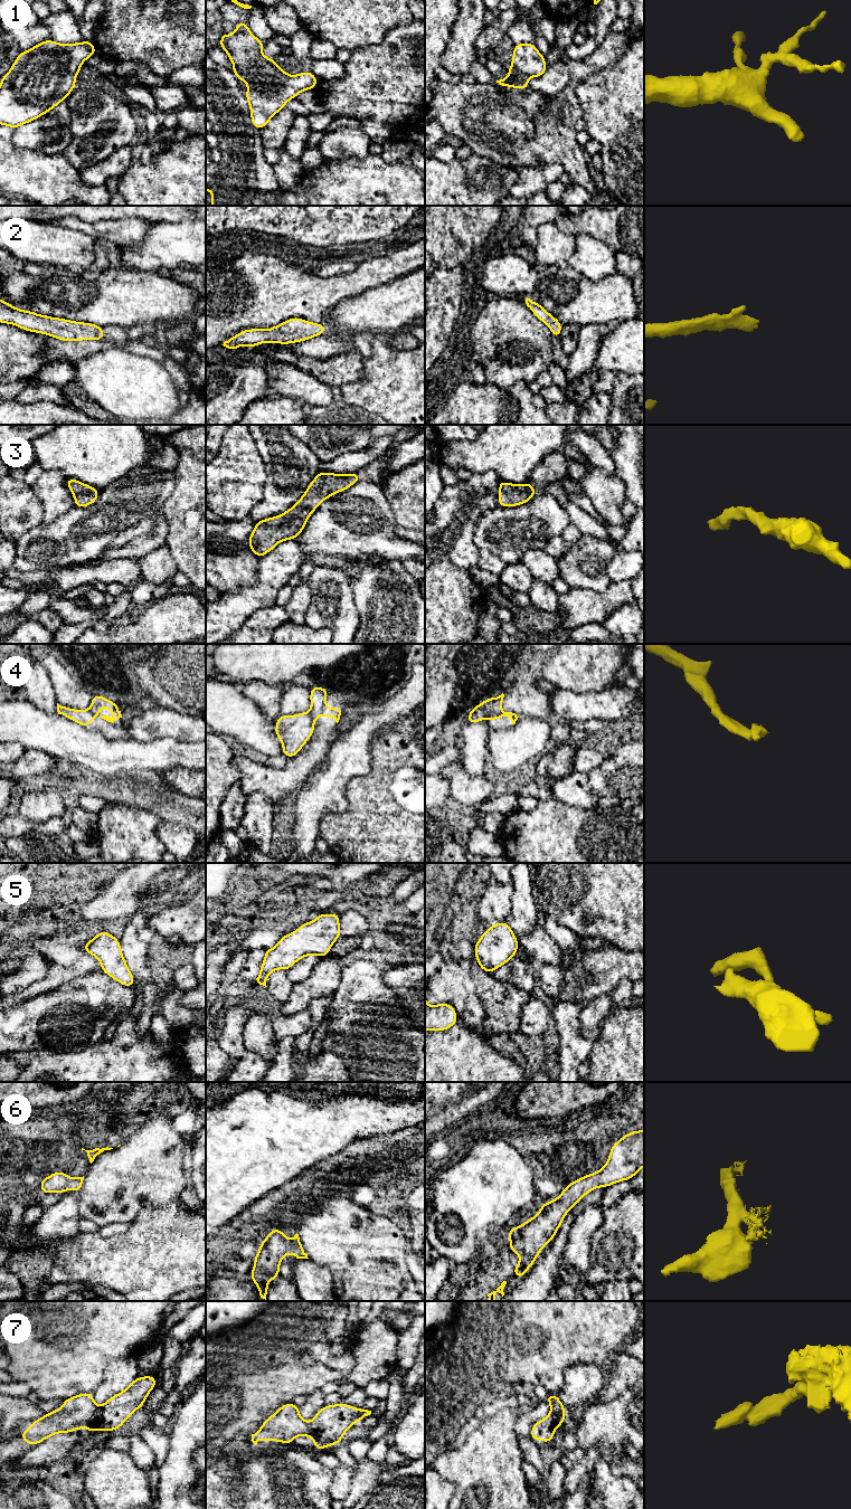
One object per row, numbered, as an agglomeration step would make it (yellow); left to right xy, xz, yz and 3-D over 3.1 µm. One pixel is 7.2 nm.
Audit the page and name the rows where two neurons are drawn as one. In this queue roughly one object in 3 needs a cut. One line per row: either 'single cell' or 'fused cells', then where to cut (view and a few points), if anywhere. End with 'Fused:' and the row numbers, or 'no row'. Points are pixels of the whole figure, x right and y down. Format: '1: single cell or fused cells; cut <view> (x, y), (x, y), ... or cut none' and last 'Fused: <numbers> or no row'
1: single cell; cut none
2: single cell; cut none
3: single cell; cut none
4: fused cells; cut yz (501, 711), (489, 719)
5: single cell; cut none
6: single cell; cut none
7: fused cells; cut xy (97, 1407), (93, 1419), (86, 1425)
Fused: 4, 7

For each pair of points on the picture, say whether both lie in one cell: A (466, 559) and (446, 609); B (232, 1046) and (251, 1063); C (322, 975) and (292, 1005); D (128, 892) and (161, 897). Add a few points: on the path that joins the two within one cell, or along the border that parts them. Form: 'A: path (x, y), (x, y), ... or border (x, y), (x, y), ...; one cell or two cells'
A: border (438, 560), (445, 560), (467, 571); two cells
B: border (244, 1049), (235, 1062); two cells
C: path (317, 983), (300, 997); one cell
D: path (135, 892), (145, 898), (153, 897); one cell

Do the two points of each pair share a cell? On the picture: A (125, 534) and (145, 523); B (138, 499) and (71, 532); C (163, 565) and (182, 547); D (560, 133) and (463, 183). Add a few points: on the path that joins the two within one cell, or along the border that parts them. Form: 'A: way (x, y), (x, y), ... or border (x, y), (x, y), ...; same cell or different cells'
A: way (130, 533), (141, 528); same cell
B: way (121, 504), (87, 531); same cell
C: border (166, 544), (178, 570); different cells
D: border (475, 154), (514, 169); different cells

